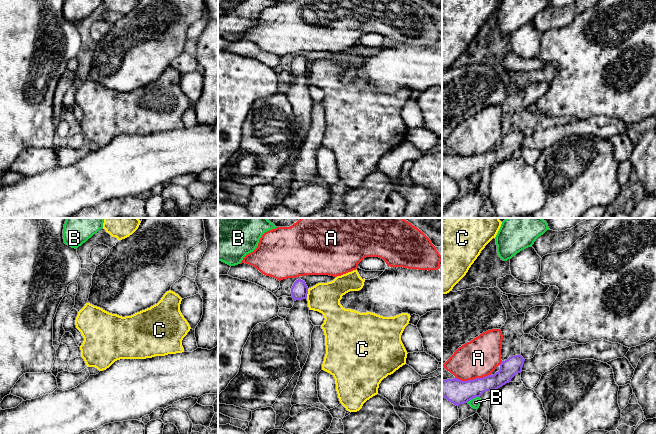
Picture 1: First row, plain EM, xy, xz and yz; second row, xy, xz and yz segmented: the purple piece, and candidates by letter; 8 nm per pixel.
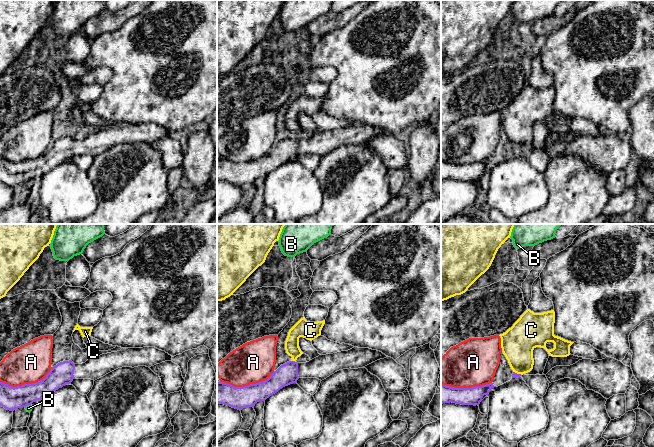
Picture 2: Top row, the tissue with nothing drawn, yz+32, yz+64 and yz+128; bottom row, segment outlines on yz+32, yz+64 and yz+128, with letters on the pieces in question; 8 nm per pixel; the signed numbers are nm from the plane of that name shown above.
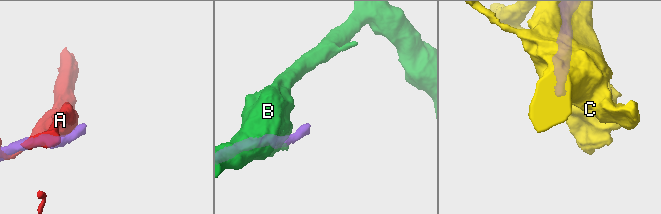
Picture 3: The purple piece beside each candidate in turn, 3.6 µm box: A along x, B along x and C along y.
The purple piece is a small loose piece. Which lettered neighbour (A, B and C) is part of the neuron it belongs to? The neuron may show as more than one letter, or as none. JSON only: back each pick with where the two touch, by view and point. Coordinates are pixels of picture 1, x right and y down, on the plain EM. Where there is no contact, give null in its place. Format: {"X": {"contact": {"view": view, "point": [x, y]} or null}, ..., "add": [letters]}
{"add": []}

